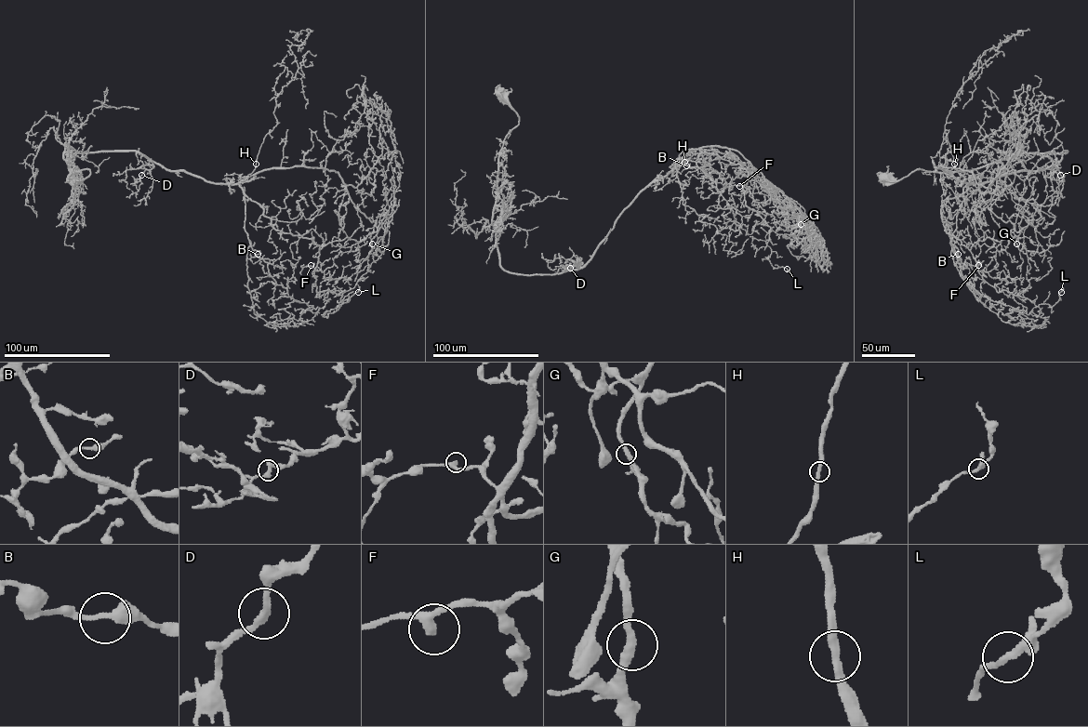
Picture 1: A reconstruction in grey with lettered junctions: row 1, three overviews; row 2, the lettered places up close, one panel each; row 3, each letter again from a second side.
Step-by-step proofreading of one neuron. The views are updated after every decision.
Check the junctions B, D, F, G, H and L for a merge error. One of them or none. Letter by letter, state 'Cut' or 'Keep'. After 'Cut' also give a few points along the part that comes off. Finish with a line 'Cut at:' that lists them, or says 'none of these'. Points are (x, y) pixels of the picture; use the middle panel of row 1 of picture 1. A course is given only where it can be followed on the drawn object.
B: Keep
D: Keep
F: Keep
G: Keep
H: Keep
L: Keep
Cut at: none of these

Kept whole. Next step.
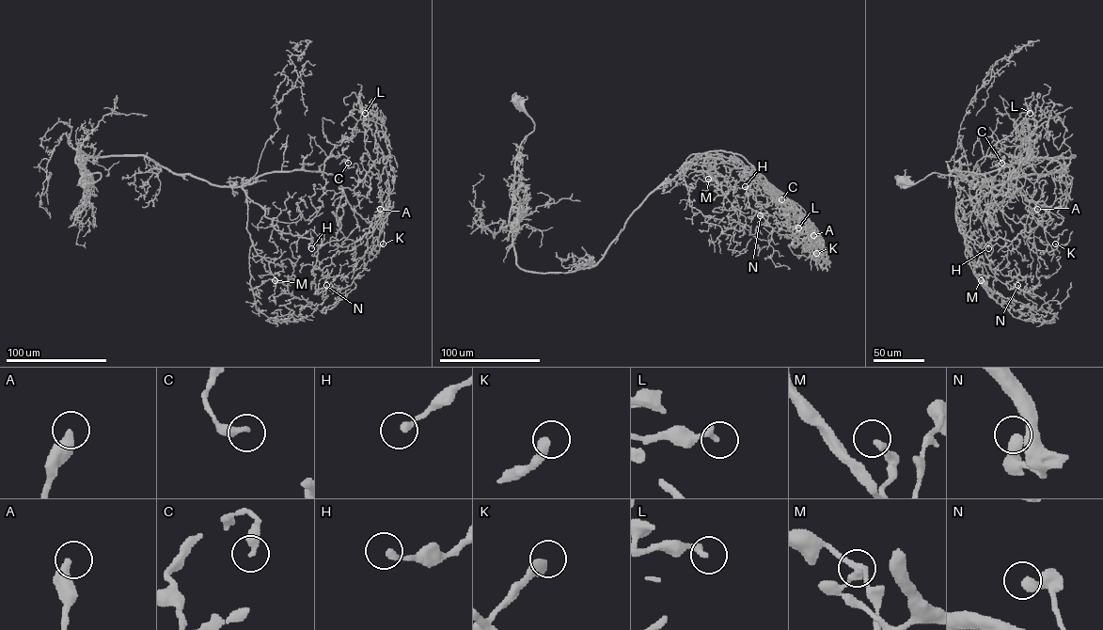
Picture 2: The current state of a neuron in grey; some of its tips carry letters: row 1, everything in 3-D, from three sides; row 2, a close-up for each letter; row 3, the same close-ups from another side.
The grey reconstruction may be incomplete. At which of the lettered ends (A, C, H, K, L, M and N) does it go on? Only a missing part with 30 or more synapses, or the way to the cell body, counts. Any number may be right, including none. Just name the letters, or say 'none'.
none

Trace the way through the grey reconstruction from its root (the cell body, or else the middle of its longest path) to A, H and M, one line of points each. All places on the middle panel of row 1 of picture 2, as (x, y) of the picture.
A: (516, 102), (534, 124), (510, 212), (521, 268), (593, 266), (650, 194), (712, 151), (741, 154), (813, 235)
H: (516, 102), (534, 124), (509, 220), (526, 270), (593, 266), (692, 154), (743, 167), (745, 186)
M: (516, 102), (534, 124), (516, 156), (510, 212), (521, 268), (590, 268), (684, 163), (701, 165), (708, 179)

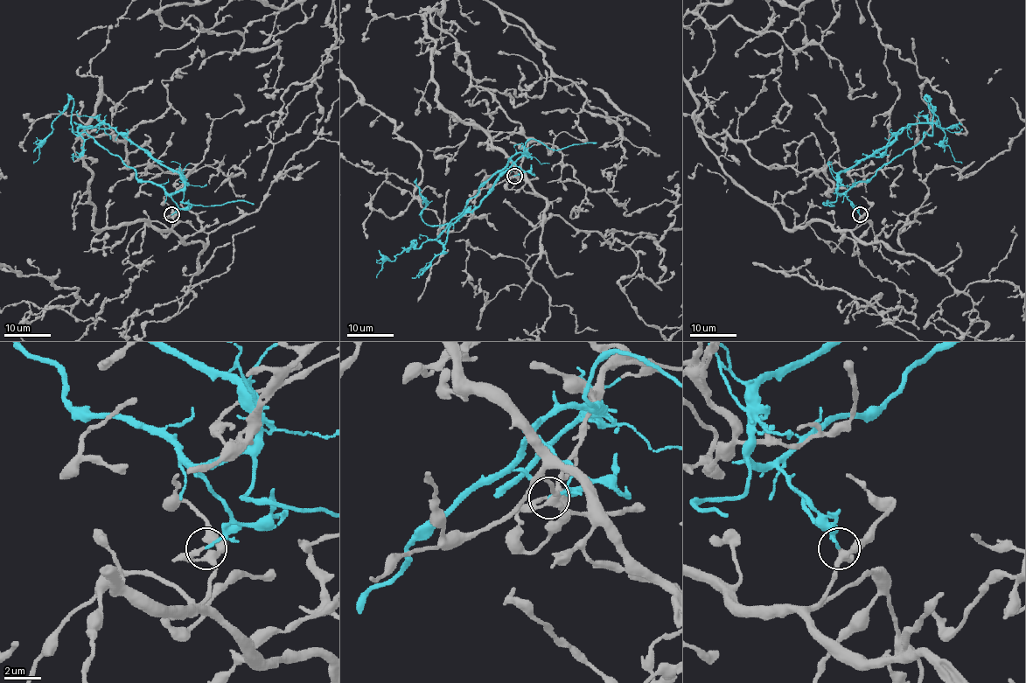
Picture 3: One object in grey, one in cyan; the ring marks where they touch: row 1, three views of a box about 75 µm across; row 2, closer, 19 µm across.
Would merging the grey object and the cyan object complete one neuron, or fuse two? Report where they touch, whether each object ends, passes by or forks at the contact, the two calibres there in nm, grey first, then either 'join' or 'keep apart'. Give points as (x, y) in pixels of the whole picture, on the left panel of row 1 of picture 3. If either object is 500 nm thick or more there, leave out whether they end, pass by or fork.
(171, 214) | grey passes by | cyan ends | 160/140 nm | keep apart

